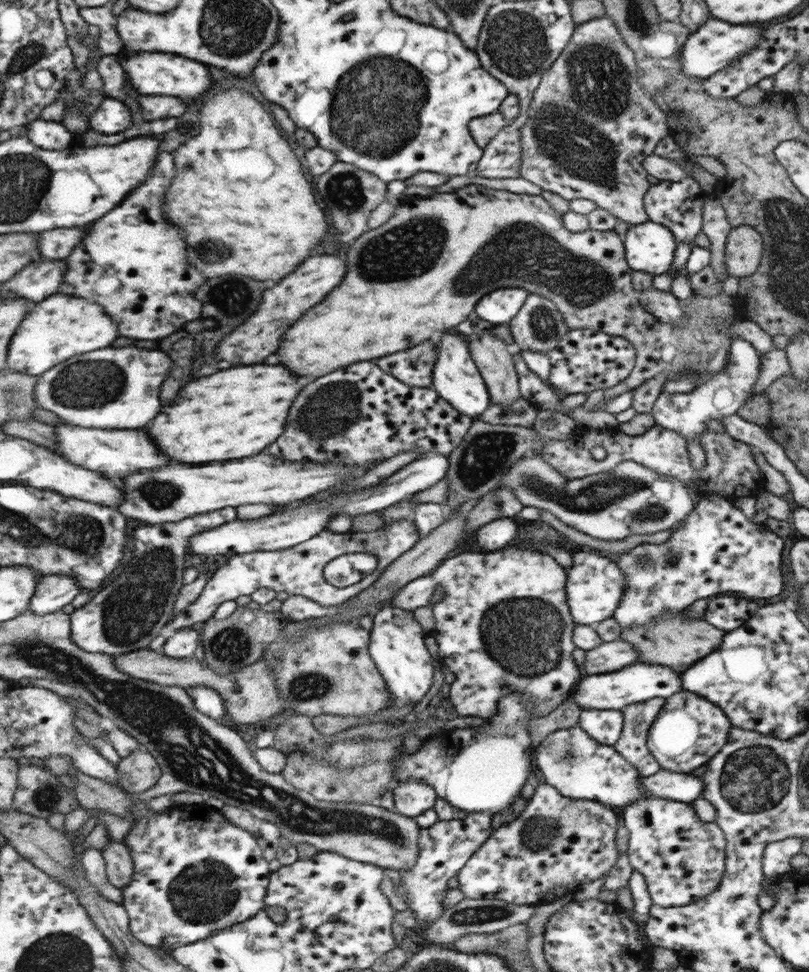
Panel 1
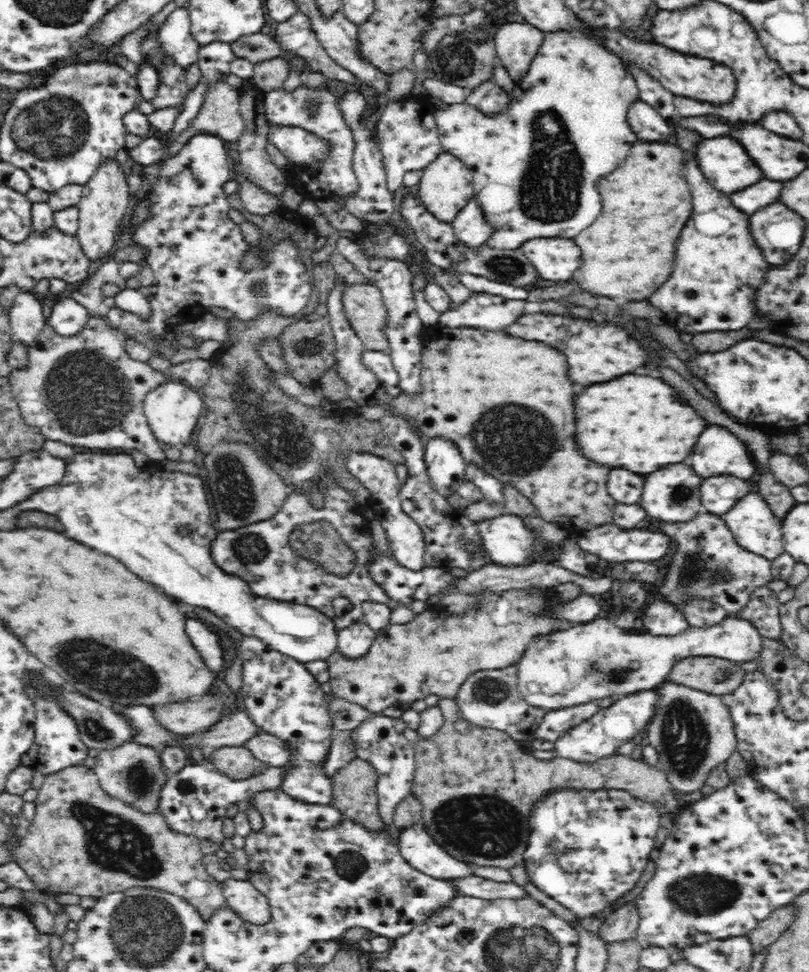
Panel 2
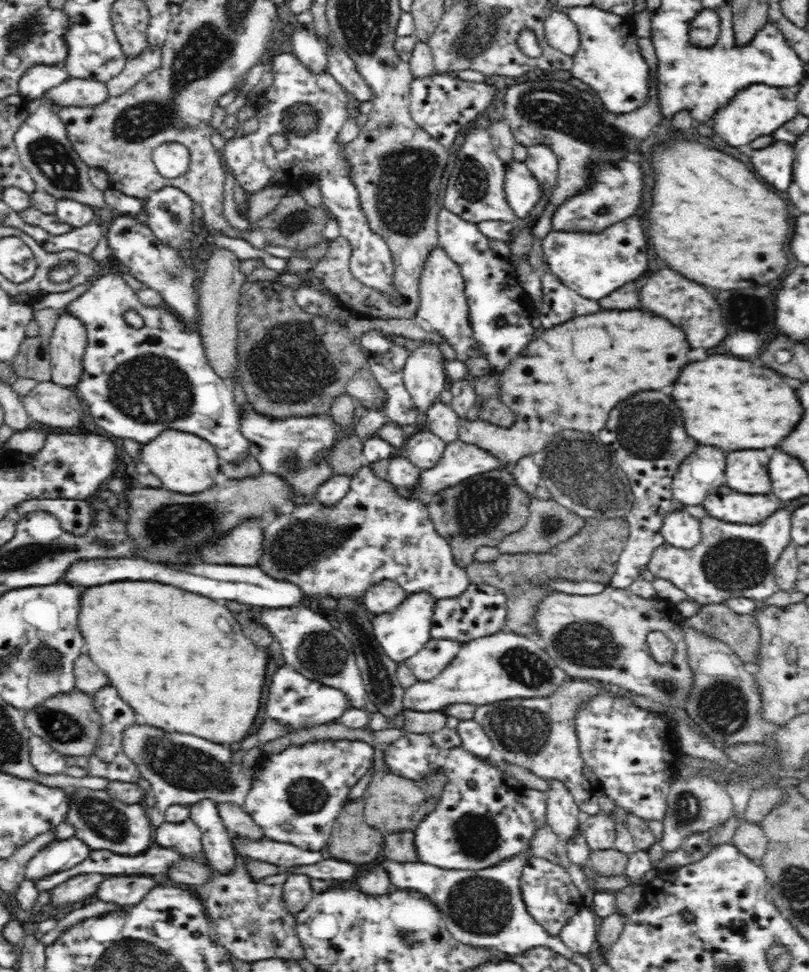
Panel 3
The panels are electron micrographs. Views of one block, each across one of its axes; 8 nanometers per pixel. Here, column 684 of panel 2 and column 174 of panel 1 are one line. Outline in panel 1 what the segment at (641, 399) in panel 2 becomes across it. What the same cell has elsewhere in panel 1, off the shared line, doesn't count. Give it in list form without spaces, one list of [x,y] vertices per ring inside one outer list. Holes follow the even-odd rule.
[[[287,366],[229,368],[187,384],[175,406],[165,406],[149,432],[163,452],[189,464],[255,456],[285,432],[287,412],[301,392],[301,378]]]

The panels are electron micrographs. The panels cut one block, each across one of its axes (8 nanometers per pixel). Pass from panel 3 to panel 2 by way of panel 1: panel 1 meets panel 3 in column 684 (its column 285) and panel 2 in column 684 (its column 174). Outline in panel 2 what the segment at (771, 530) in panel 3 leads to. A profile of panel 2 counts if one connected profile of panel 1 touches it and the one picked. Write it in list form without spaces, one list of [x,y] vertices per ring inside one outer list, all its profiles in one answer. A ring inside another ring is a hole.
[[[655,600],[641,612],[642,626],[650,636],[678,636],[688,628],[682,611],[663,600]]]

